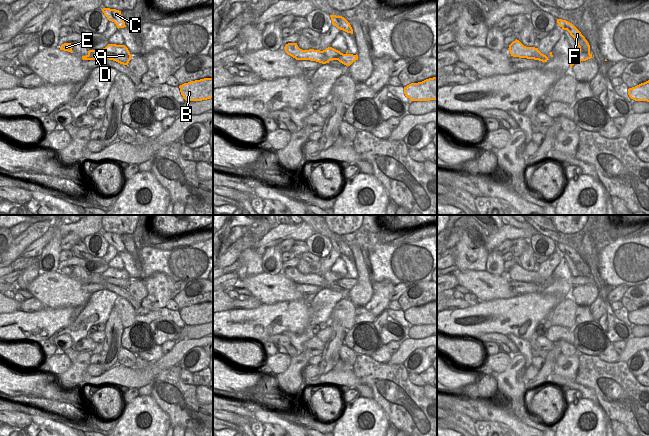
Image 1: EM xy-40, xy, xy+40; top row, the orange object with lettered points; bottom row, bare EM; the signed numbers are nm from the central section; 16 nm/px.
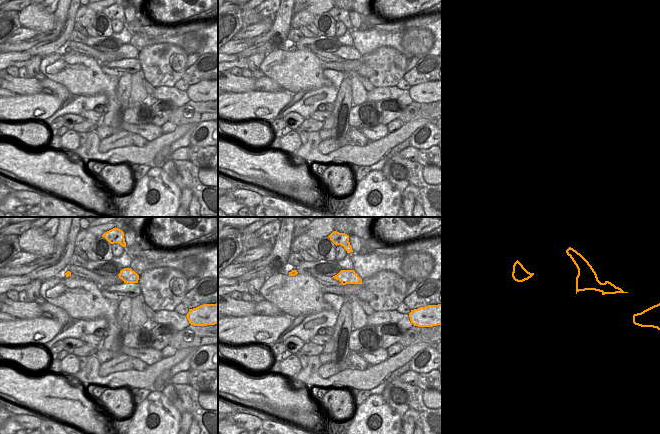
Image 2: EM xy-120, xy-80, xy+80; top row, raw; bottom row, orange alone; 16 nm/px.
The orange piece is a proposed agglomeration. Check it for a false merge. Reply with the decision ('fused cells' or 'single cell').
fused cells

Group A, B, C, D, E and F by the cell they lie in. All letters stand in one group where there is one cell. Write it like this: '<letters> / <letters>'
A B C F / D E

